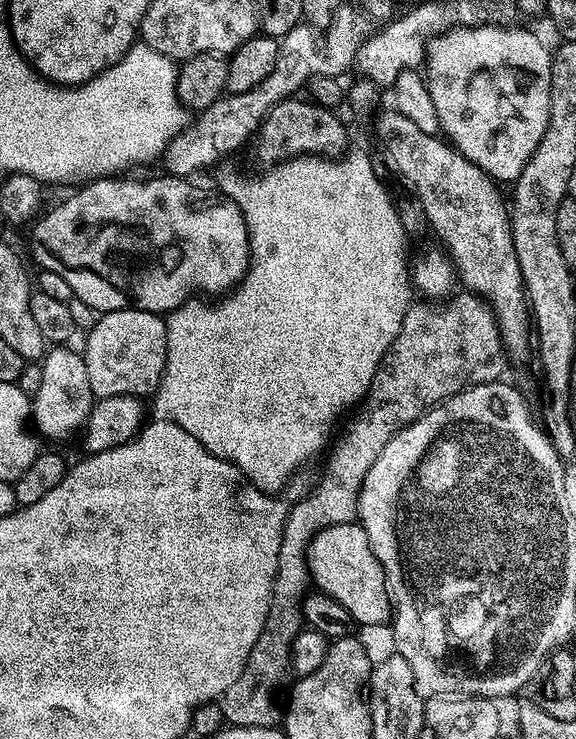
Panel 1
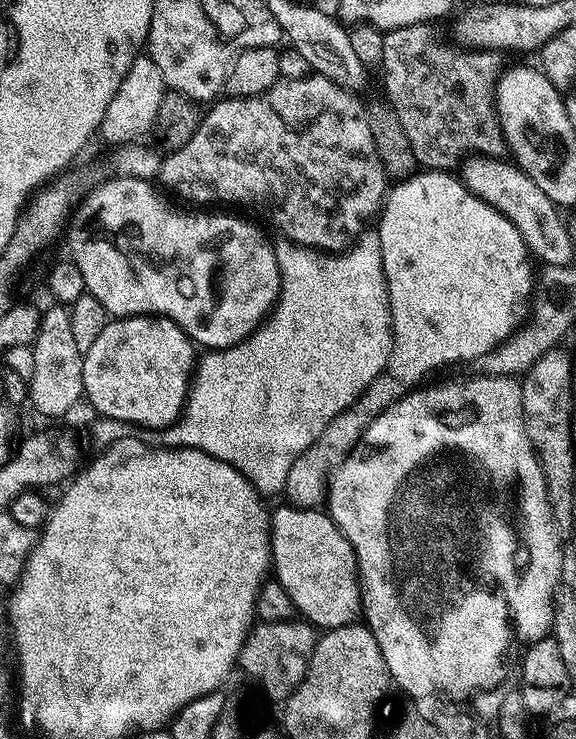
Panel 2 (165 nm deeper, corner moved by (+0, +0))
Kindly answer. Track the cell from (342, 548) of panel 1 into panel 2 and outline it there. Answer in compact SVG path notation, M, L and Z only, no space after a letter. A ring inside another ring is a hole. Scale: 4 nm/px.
M287 506L271 513L272 517L272 563L274 578L286 586L286 594L294 601L297 613L307 623L320 630L341 628L357 623L362 612L362 589L360 573L356 571L356 555L350 542L342 534L327 511L316 508Z

